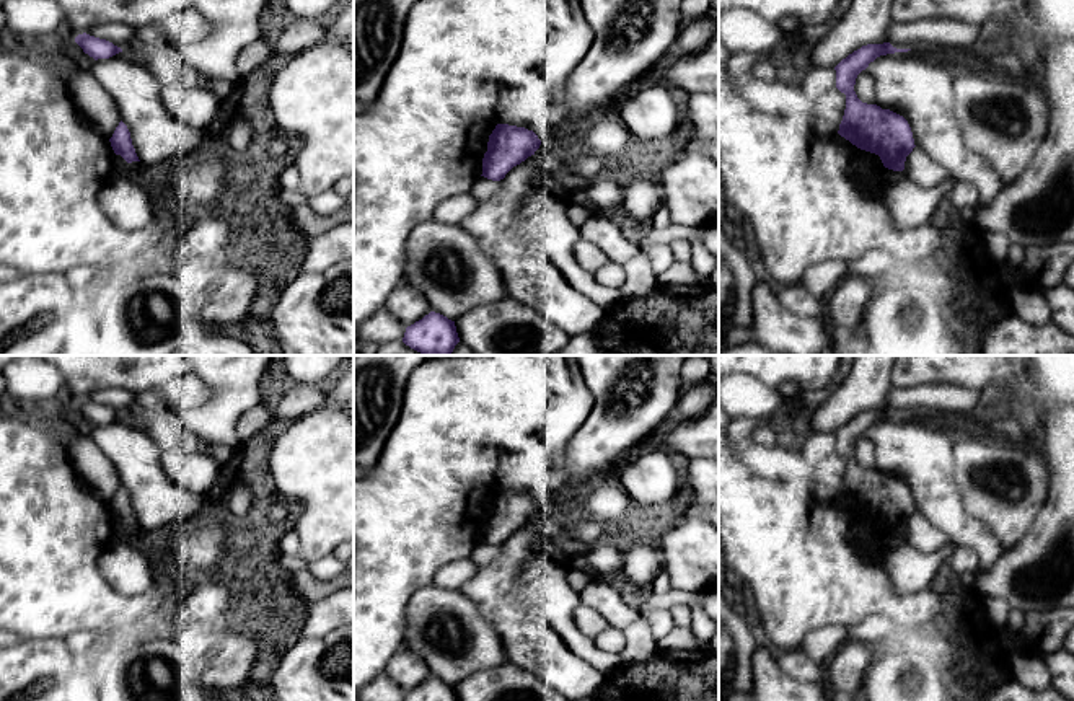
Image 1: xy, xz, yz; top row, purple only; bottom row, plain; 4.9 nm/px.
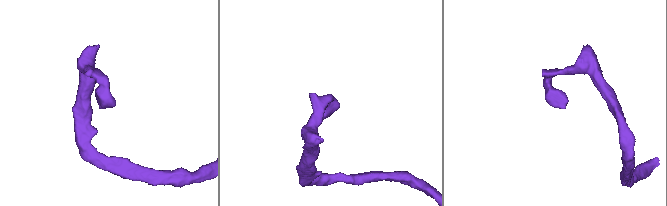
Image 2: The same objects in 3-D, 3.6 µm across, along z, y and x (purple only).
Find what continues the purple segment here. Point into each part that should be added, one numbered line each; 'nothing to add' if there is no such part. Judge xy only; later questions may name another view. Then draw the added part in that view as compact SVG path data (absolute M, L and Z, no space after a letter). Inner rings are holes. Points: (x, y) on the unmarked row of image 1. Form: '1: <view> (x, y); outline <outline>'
nothing to add

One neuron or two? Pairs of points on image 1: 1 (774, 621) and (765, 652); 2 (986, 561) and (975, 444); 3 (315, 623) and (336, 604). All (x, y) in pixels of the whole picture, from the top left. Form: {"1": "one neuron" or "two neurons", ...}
{"1": "two neurons", "2": "two neurons", "3": "one neuron"}

